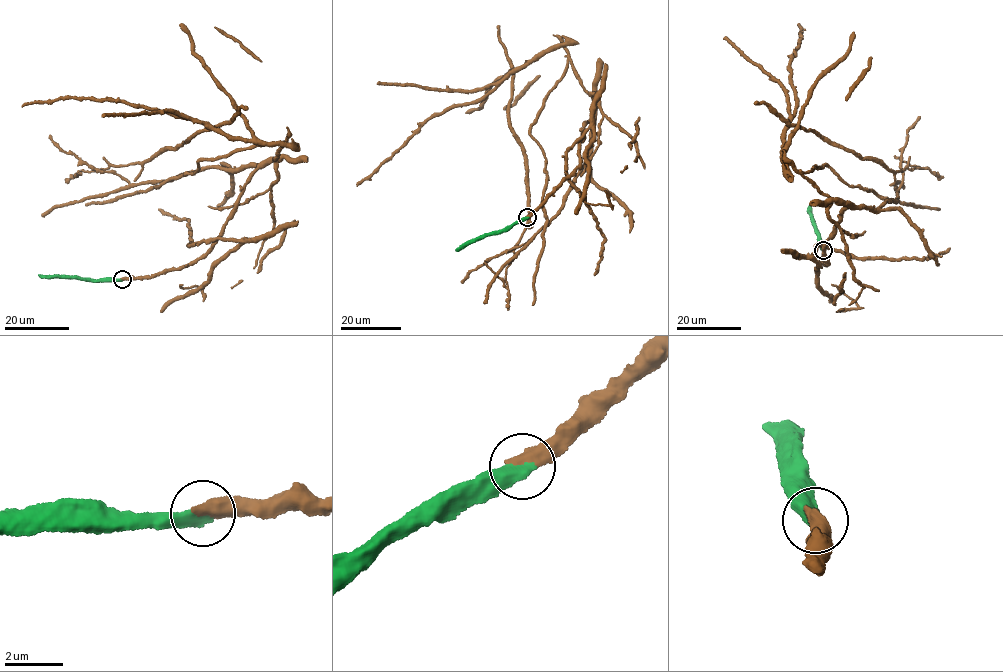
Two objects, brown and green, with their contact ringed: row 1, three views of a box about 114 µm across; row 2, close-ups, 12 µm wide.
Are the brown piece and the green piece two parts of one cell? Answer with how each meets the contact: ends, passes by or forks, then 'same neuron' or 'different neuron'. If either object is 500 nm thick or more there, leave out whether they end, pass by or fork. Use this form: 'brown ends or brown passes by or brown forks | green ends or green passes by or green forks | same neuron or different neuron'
brown ends | green ends | different neuron

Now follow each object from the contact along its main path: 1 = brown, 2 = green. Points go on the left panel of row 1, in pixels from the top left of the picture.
1: (121, 279), (146, 278), (207, 252), (258, 166), (207, 166), (130, 184), (113, 166), (174, 150), (247, 108)
2: (121, 279), (94, 282), (38, 275)

